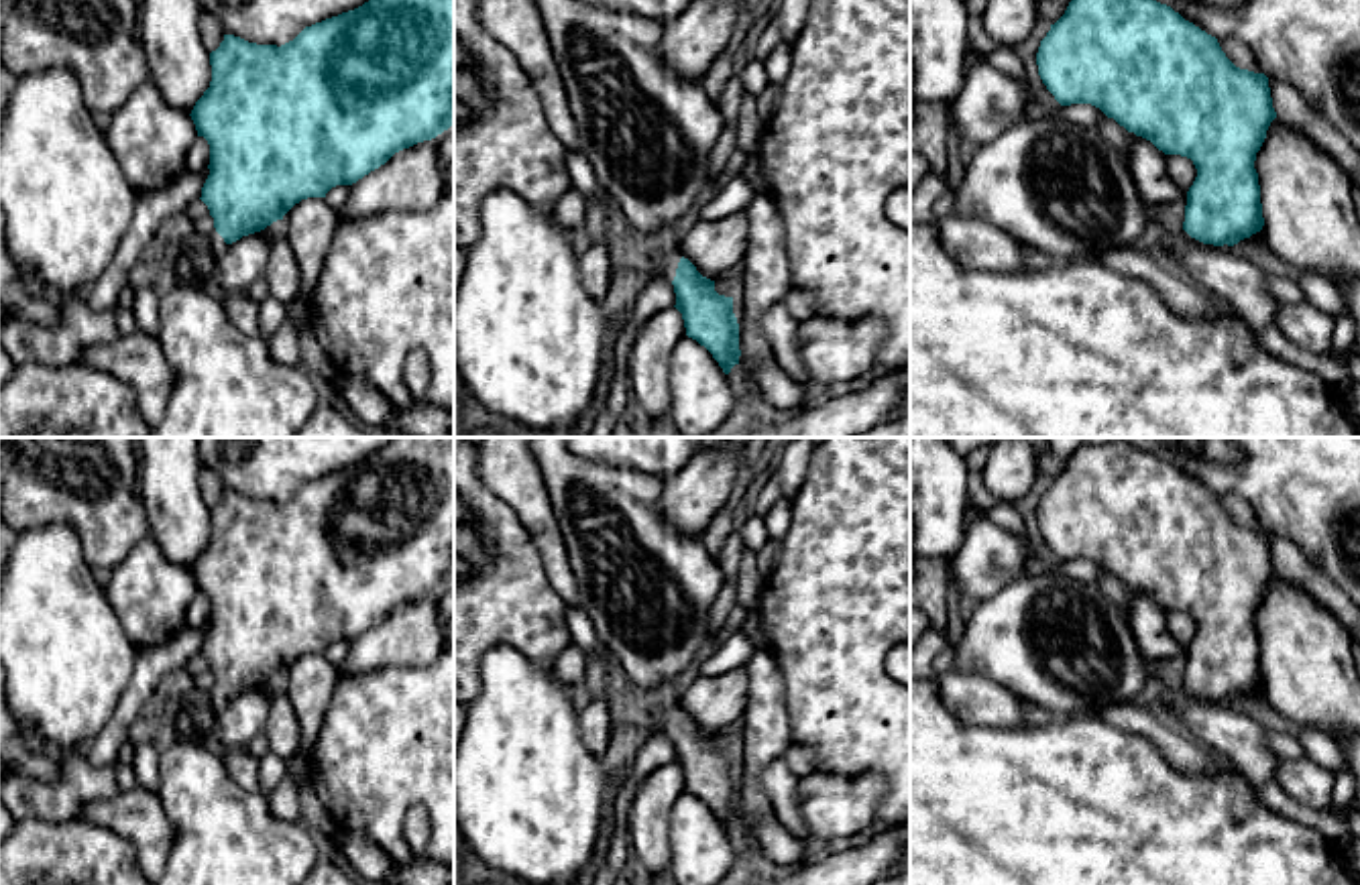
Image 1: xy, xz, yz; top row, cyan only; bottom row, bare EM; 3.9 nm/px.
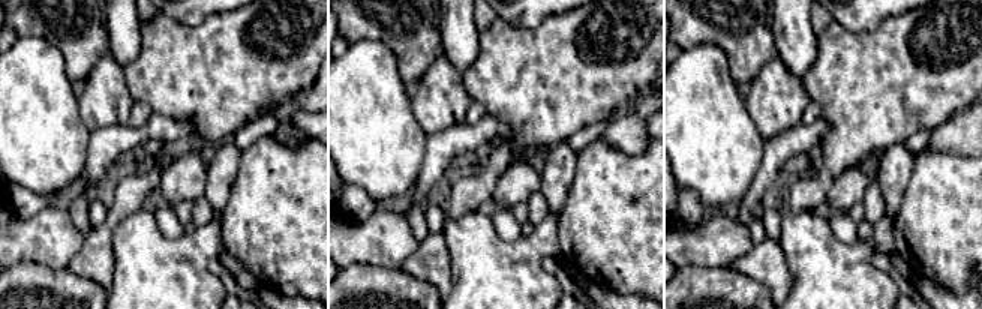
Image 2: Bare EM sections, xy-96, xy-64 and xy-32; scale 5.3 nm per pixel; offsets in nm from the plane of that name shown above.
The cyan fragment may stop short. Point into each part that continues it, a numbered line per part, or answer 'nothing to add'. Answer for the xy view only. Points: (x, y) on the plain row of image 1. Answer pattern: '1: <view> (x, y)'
1: xy (188, 719)

